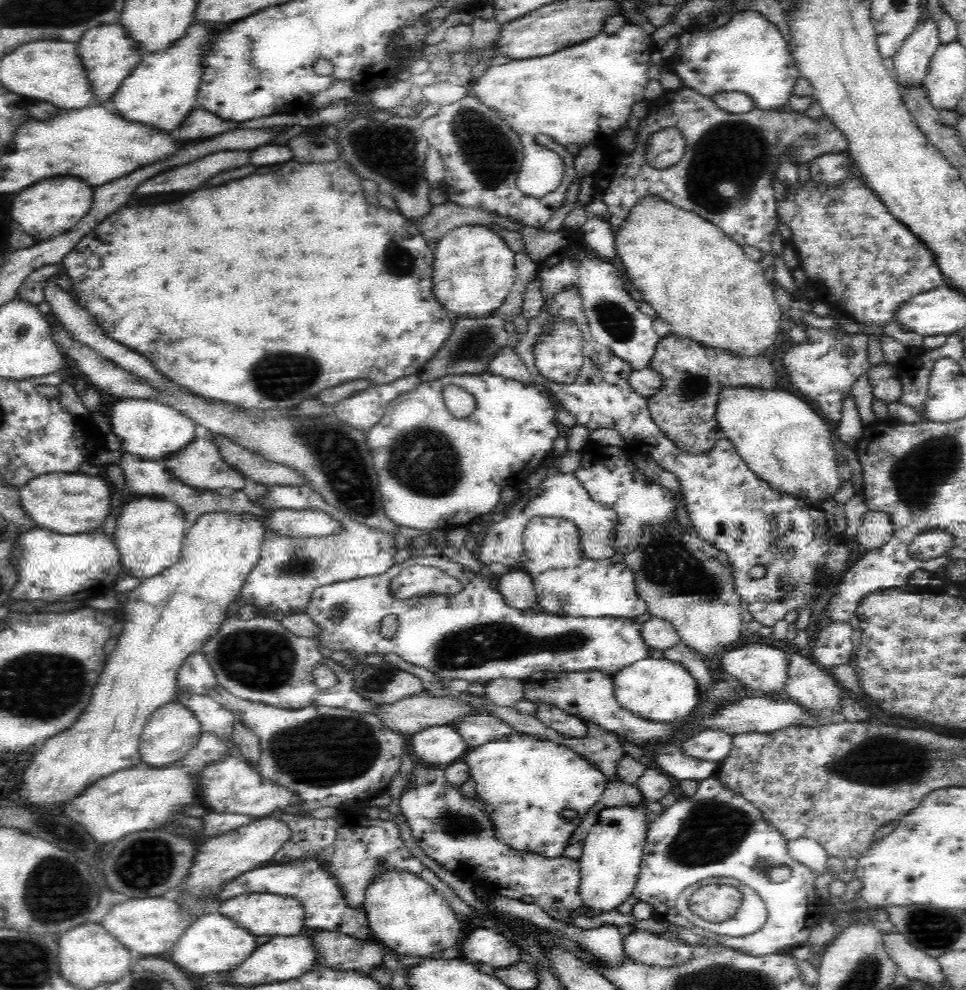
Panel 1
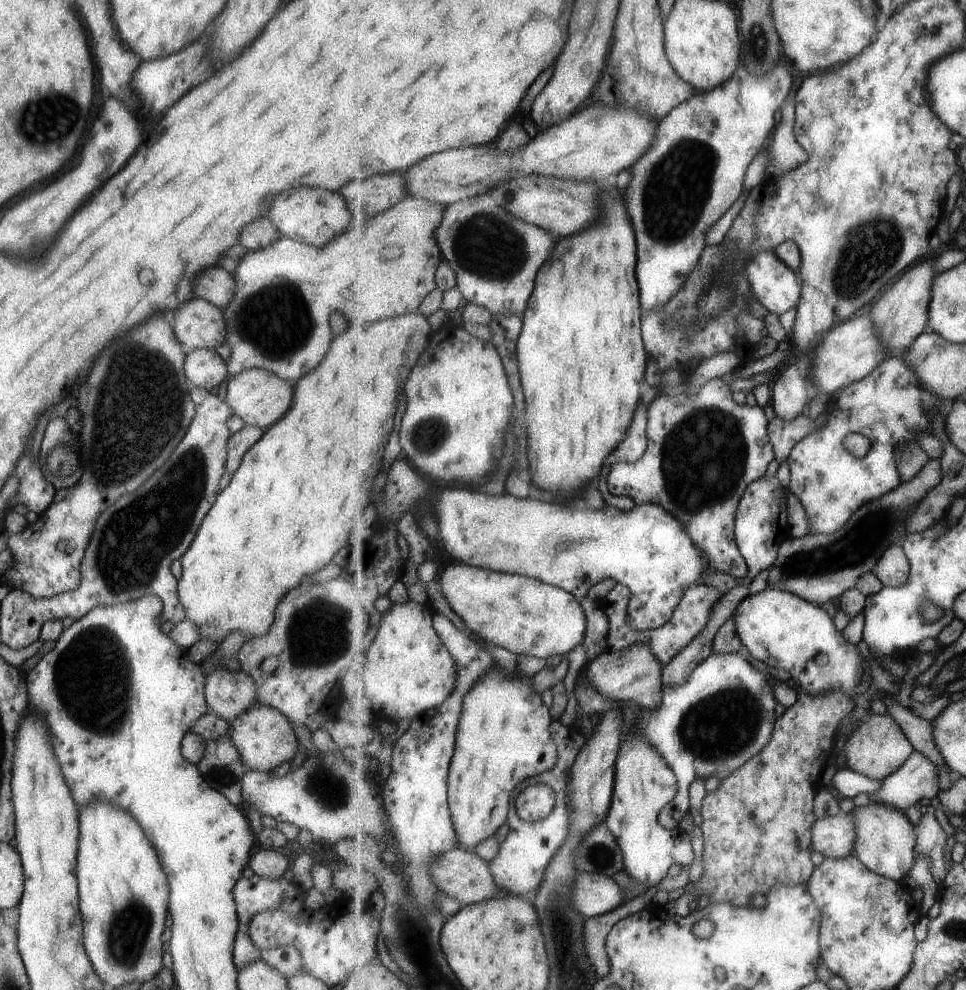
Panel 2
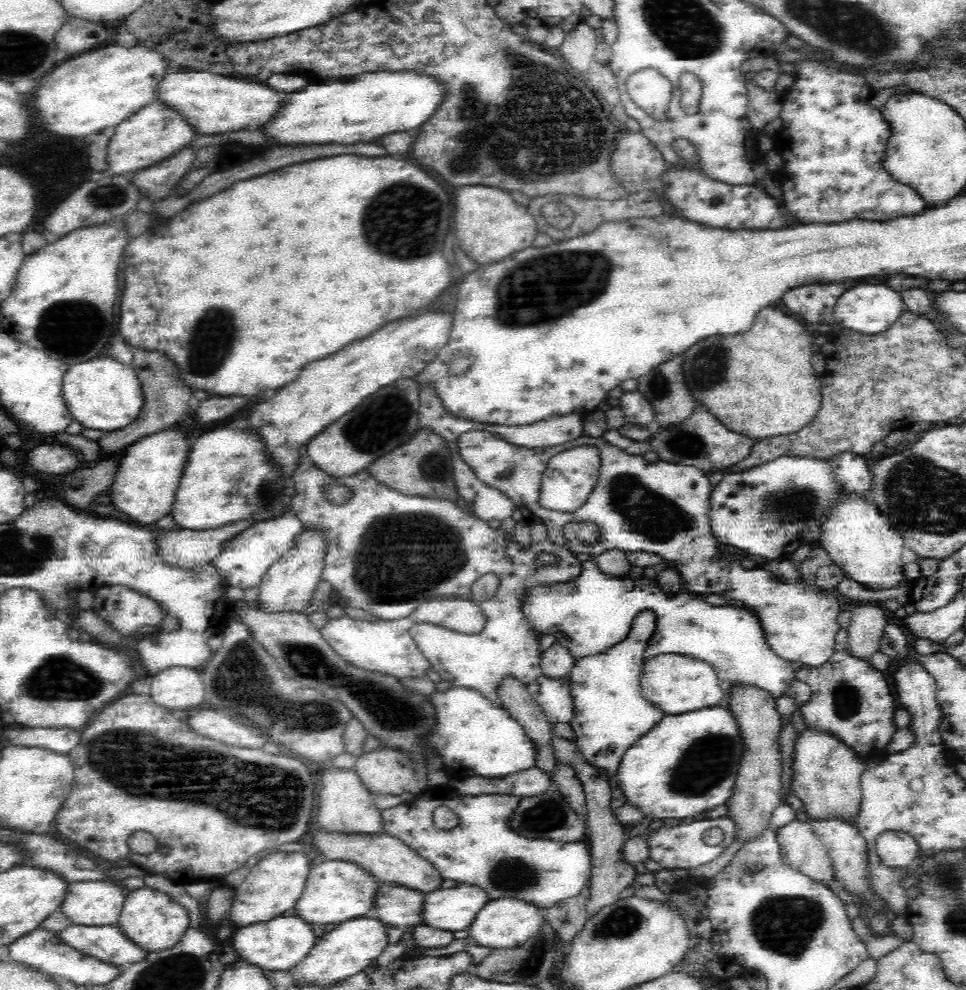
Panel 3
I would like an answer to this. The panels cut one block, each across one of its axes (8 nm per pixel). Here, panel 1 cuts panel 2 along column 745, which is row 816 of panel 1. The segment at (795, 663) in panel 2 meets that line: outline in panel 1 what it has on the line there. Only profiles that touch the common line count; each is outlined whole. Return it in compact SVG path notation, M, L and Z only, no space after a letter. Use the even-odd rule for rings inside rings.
M612 808L600 811L600 822L594 825L584 840L579 858L578 895L589 914L614 912L634 892L642 860L642 848L650 820L643 808Z

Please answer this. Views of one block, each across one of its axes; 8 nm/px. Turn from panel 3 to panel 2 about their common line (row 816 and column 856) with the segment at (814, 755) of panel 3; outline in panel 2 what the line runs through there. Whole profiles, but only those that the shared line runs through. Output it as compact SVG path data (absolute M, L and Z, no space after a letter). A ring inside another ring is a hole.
M874 802L853 810L857 839L853 846L853 853L867 866L880 876L902 882L915 866L915 844L917 844L916 826L911 824L905 810L893 808L889 804Z

